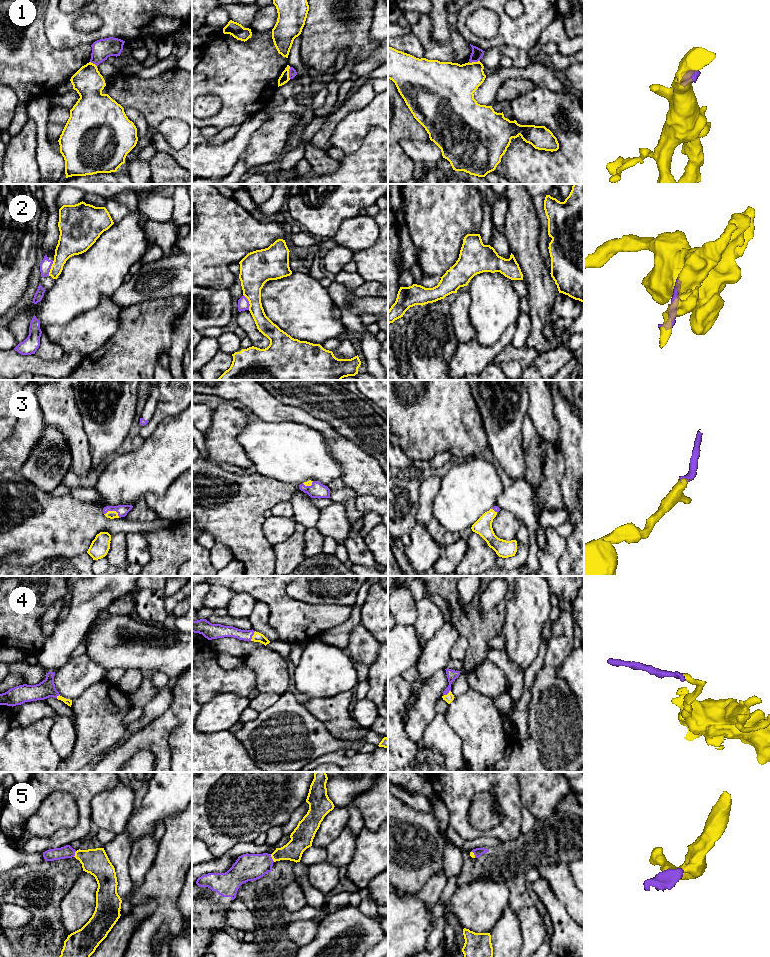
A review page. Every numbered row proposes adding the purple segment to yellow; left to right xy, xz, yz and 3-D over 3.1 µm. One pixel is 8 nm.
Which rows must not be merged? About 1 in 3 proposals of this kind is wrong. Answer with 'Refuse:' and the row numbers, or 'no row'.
Refuse: 1, 2

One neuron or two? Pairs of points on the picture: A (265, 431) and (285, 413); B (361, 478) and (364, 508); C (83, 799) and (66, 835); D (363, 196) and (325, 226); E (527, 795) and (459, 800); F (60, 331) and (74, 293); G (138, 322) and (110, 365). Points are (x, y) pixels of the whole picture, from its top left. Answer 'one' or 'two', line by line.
A: two
B: two
C: one
D: one
E: two
F: two
G: one

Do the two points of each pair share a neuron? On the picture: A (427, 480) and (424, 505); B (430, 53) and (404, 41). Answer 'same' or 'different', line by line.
A: same
B: different

